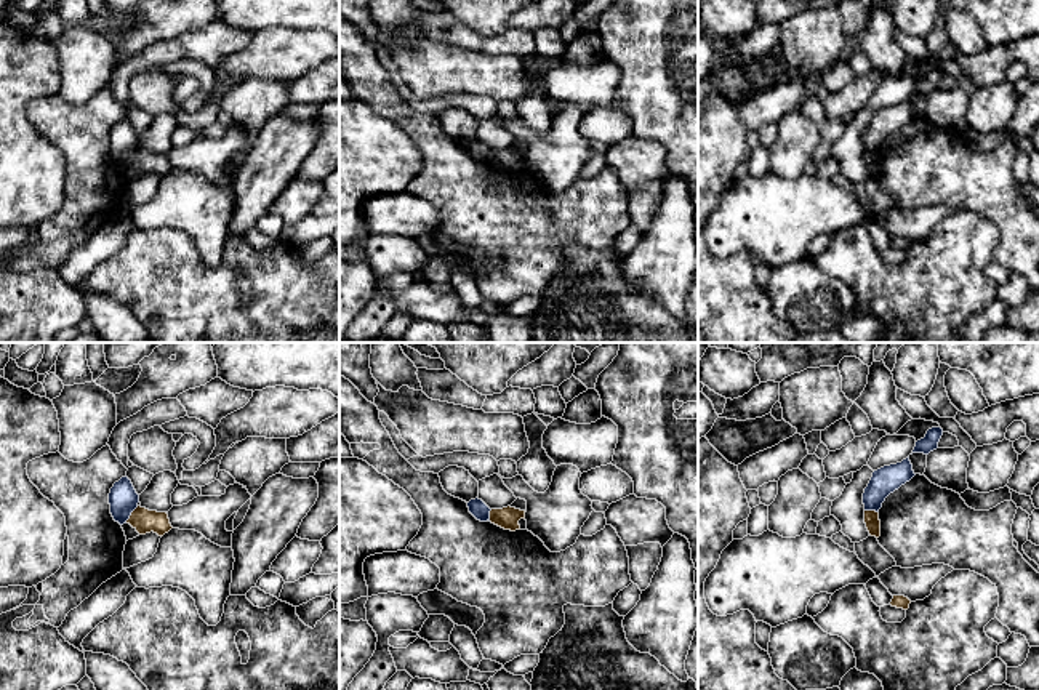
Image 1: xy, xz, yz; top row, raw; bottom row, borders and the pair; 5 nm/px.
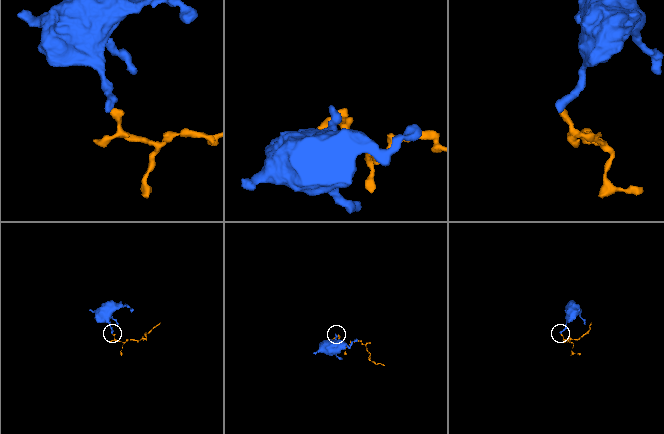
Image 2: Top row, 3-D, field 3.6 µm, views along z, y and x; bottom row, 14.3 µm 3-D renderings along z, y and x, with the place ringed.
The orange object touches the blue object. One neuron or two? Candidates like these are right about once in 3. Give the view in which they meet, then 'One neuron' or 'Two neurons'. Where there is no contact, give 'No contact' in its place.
Touches orange in xy. Two neurons

